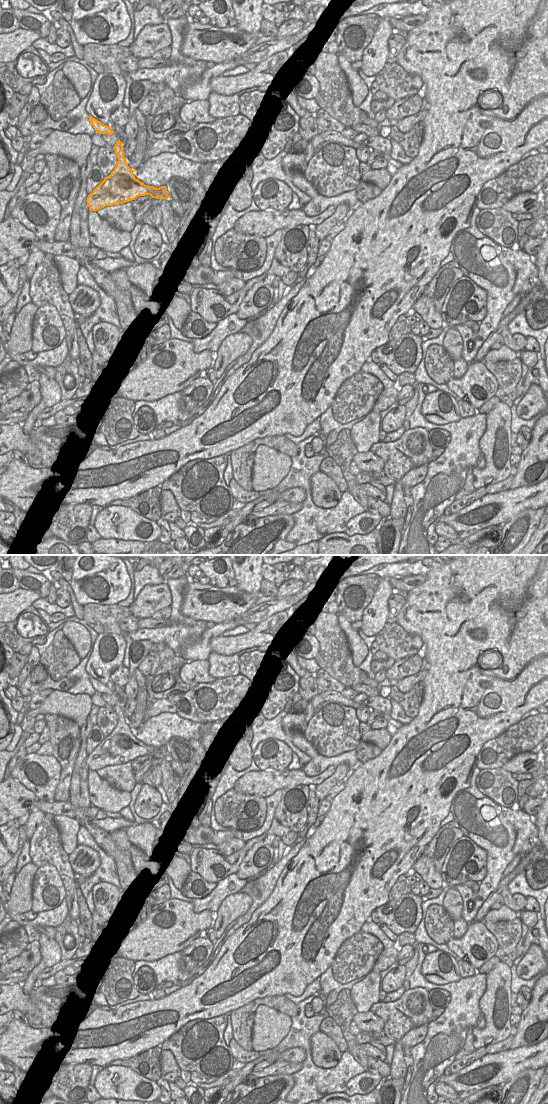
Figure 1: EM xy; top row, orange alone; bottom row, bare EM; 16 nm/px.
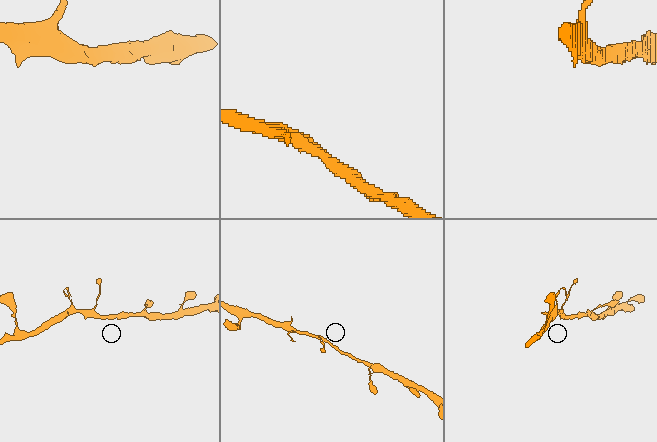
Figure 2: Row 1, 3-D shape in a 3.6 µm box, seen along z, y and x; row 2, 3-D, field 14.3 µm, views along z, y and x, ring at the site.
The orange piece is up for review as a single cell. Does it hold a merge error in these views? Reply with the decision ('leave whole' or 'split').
leave whole

